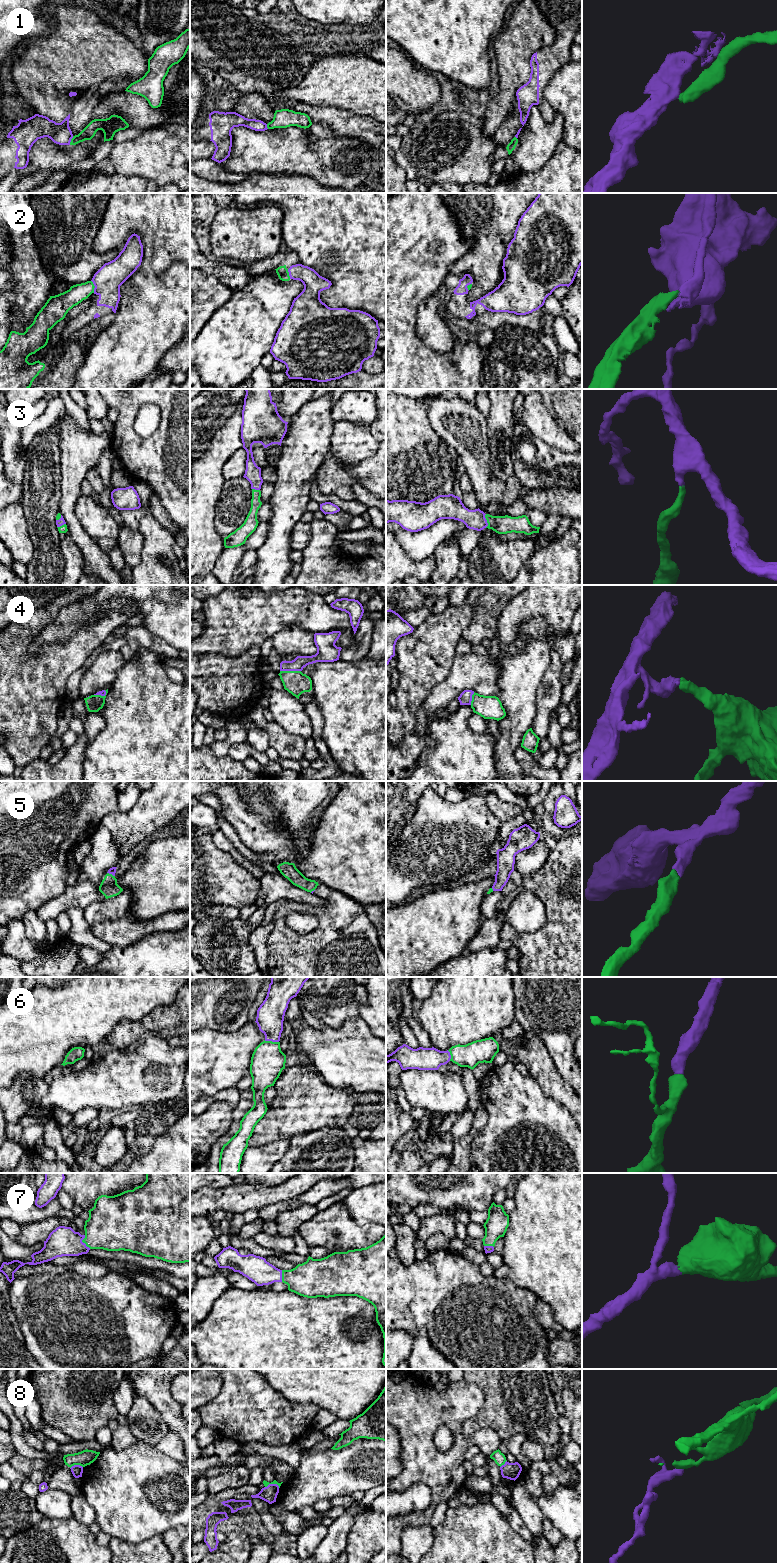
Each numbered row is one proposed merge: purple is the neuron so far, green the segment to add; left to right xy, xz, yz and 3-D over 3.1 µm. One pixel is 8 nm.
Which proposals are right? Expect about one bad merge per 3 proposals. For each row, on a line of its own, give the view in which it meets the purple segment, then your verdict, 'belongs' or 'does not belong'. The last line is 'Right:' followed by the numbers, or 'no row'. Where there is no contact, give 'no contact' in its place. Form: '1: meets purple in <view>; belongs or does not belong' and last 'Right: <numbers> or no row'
1: meets purple in xy; does not belong
2: meets purple in xy; belongs
3: meets purple in yz; belongs
4: meets purple in xz; belongs
5: meets purple in xy; belongs
6: meets purple in xz; belongs
7: meets purple in xy; belongs
8: meets purple in xz; does not belong
Right: 2, 3, 4, 5, 6, 7

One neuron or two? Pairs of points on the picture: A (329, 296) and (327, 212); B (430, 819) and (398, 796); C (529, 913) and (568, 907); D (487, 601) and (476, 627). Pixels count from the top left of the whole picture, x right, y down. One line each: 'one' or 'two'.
A: one
B: two
C: two
D: one

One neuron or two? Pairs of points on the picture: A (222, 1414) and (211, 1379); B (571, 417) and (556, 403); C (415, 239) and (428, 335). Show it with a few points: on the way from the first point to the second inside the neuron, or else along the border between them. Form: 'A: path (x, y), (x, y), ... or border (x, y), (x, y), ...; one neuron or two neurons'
A: border (222, 1379), (220, 1391), (200, 1407); two neurons
B: path (567, 413), (560, 406); one neuron
C: border (436, 293), (426, 297), (419, 304), (415, 322); two neurons

